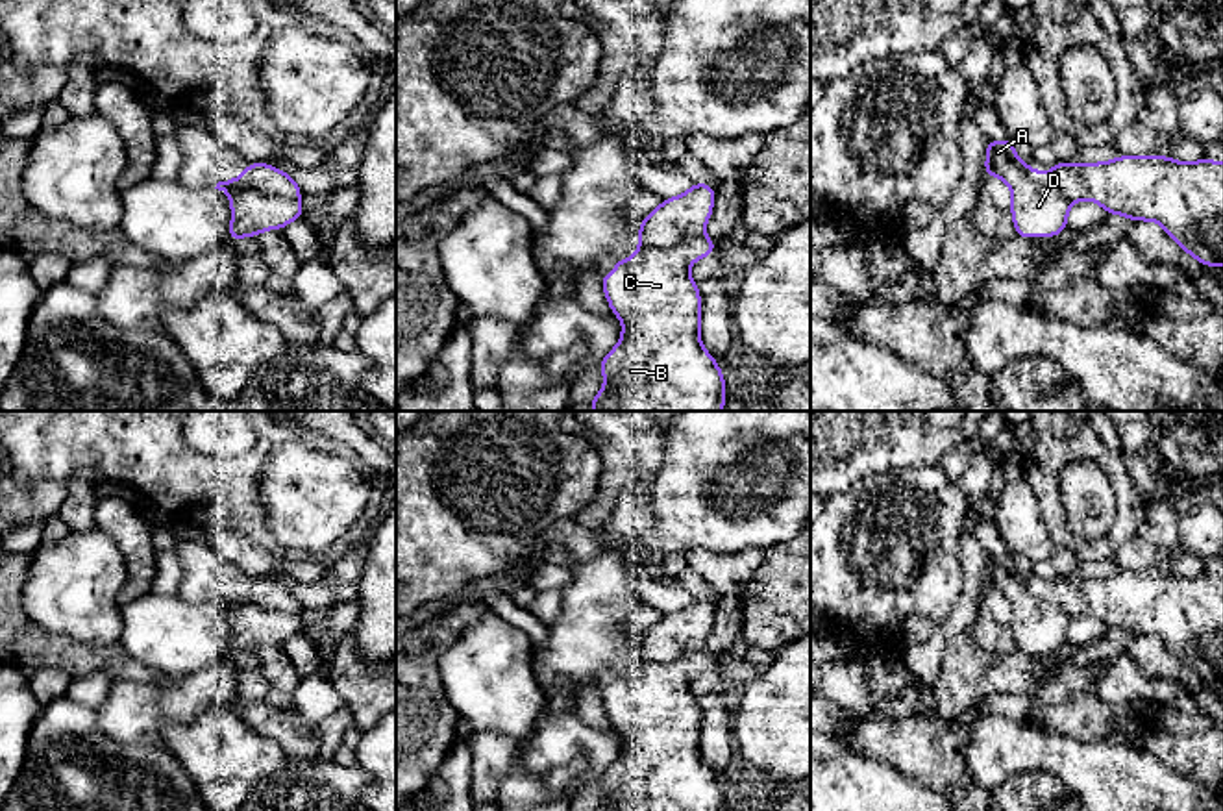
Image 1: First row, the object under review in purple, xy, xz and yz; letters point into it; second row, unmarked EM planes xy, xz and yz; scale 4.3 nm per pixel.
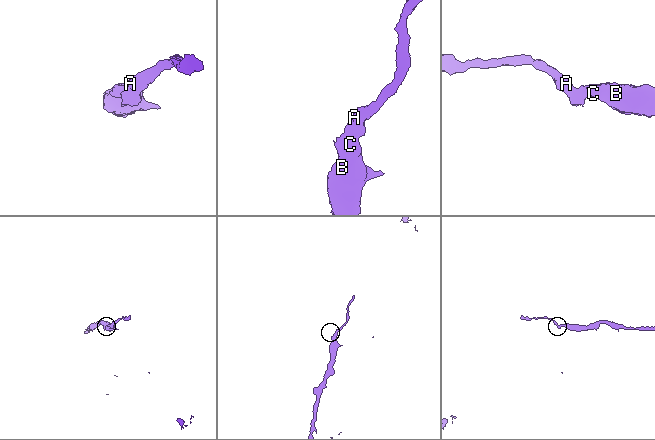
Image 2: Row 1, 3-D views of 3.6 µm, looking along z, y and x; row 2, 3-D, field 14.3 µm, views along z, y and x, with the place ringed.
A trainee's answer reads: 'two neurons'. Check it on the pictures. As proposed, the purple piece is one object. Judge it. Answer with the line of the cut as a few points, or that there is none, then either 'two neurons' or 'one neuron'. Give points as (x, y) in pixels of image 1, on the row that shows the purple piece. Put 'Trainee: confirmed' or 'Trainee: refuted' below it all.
cut xy (230, 193), (258, 189), (298, 199); two neurons
Trainee: confirmed

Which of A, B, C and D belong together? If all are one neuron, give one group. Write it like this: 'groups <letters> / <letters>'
groups A D / B C

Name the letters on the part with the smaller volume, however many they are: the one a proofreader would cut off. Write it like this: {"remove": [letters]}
{"remove": ["A", "D"]}

